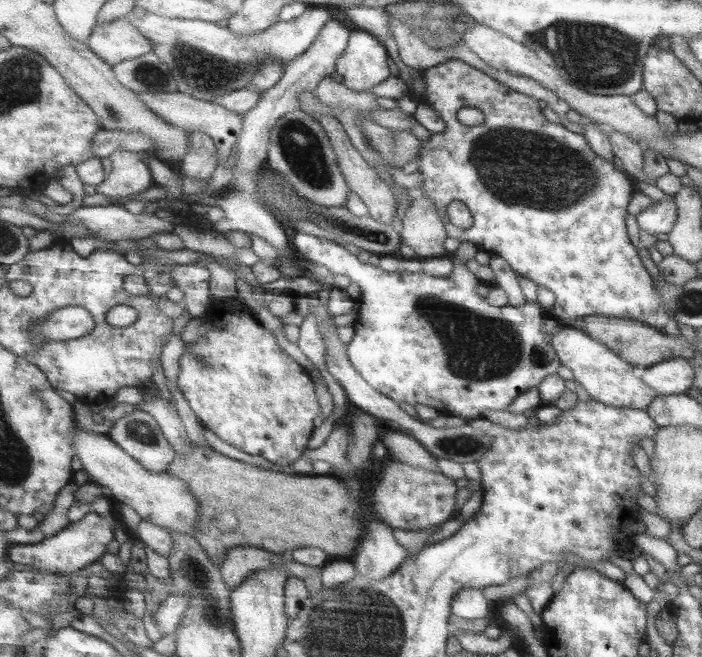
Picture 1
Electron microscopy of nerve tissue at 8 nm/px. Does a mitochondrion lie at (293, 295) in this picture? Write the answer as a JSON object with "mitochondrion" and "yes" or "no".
{"mitochondrion":"no"}

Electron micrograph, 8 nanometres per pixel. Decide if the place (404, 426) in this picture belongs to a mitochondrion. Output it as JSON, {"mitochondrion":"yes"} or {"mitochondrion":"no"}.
{"mitochondrion":"no"}

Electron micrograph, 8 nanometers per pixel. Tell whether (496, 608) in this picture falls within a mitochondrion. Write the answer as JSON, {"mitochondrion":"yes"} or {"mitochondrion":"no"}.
{"mitochondrion":"no"}

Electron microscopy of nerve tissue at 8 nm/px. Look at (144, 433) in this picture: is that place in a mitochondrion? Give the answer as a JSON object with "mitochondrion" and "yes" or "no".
{"mitochondrion":"yes"}

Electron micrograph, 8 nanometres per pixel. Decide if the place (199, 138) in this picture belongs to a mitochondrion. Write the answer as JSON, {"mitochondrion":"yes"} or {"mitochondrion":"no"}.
{"mitochondrion":"no"}

